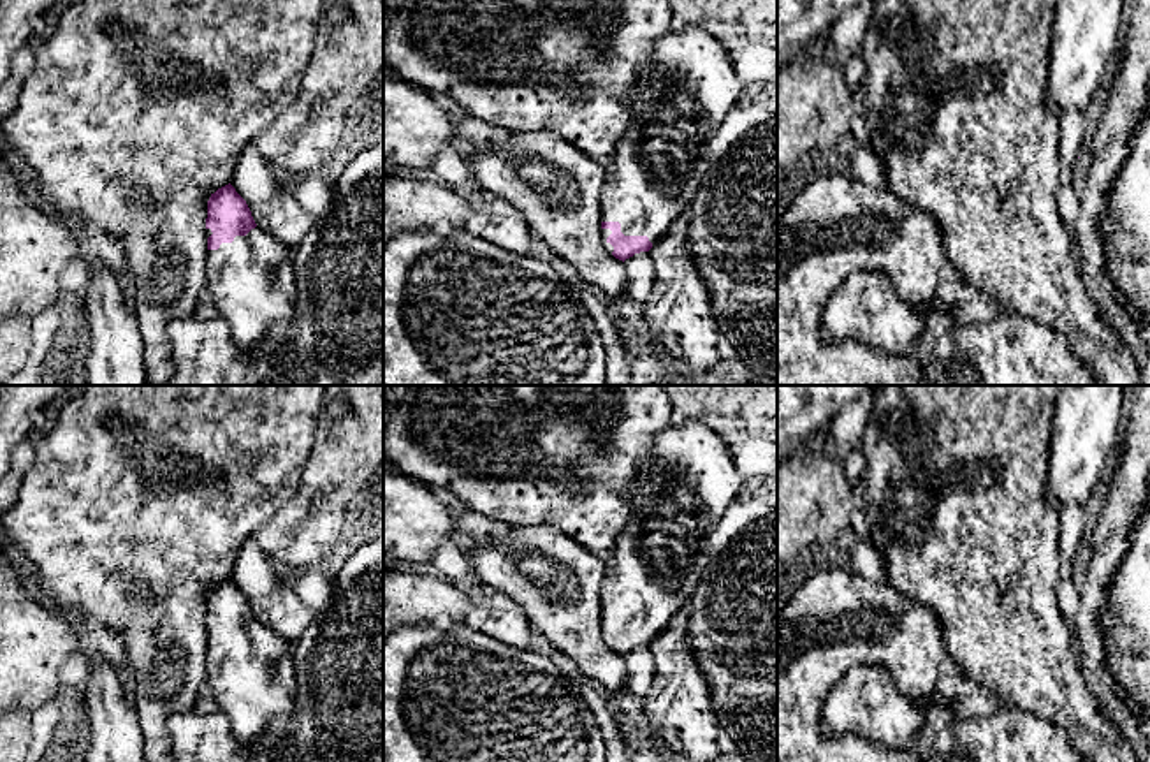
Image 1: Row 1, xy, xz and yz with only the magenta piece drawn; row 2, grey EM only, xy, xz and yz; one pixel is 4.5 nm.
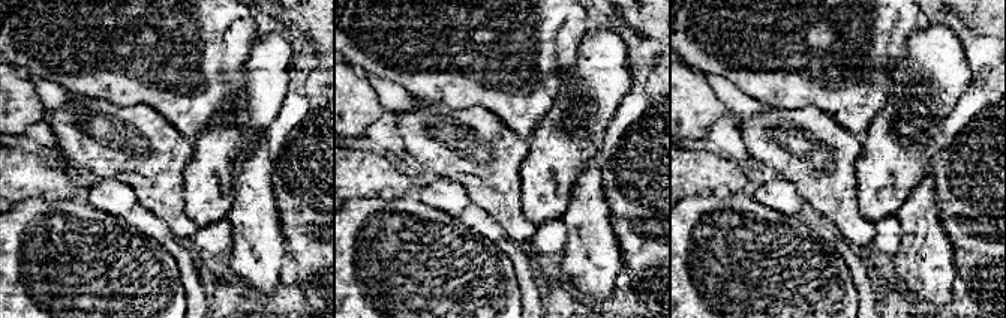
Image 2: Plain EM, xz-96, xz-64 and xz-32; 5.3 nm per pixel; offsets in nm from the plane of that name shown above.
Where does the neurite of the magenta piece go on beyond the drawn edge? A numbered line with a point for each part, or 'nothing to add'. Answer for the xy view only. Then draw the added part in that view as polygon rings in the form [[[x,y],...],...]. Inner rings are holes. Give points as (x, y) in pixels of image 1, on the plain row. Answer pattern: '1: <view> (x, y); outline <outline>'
1: xy (252, 676); outline [[[258,619],[207,644],[206,672],[206,685],[241,744],[251,744],[271,720],[294,714],[294,644]]]

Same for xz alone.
1: xz (658, 558); outline [[[703,422],[672,424],[652,452],[656,459],[631,480],[631,516],[603,558],[601,616],[619,616],[624,630],[647,630],[654,639],[688,605],[710,565],[709,539],[744,484],[726,443]]]

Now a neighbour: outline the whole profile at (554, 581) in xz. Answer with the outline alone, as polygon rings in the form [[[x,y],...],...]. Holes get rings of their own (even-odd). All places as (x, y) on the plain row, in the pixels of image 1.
[[[550,524],[512,528],[499,539],[480,537],[471,549],[475,572],[482,582],[505,595],[531,623],[535,634],[549,639],[589,683],[614,695],[624,692],[628,667],[601,637],[603,558],[589,553]]]

